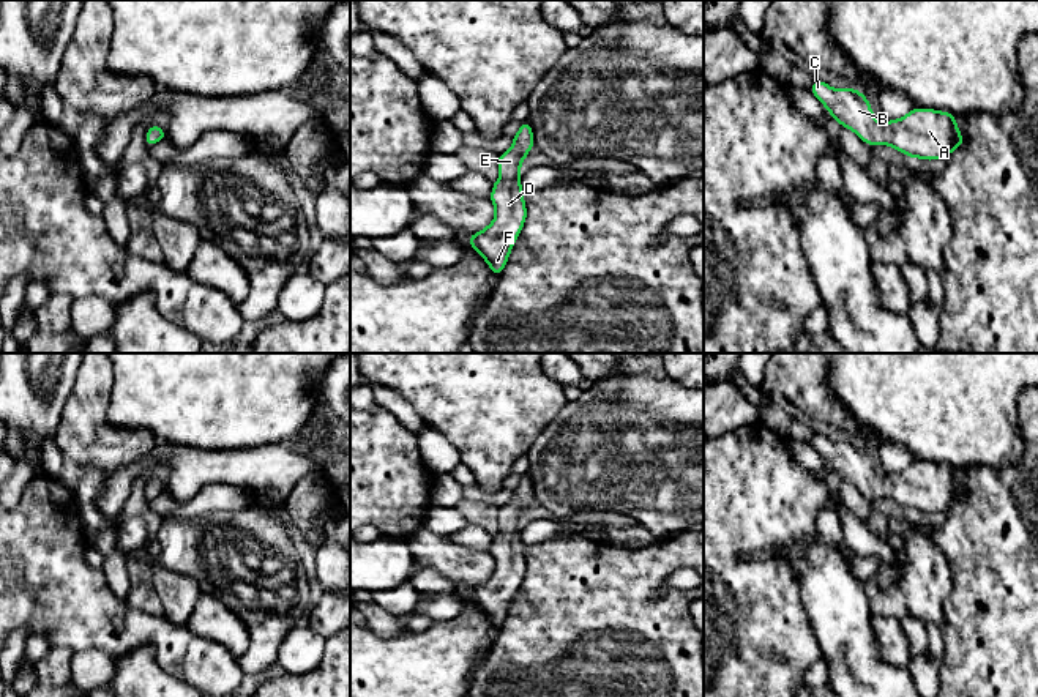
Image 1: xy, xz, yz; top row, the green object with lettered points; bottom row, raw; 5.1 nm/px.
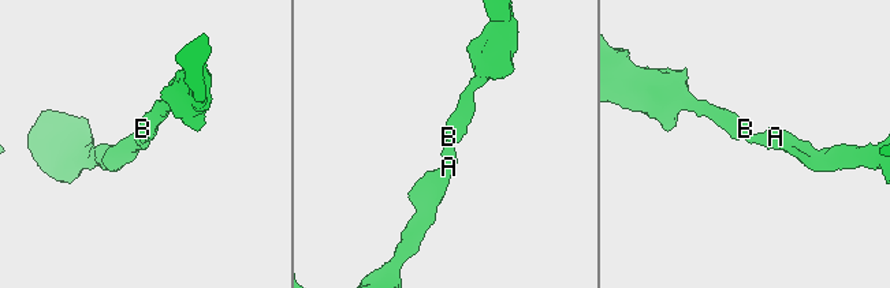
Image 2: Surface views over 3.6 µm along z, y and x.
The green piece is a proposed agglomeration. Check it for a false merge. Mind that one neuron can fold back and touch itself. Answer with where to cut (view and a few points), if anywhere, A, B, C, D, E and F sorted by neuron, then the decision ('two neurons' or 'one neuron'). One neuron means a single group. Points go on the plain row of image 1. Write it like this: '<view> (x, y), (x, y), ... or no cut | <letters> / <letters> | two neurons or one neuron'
no cut | A B C D E F | one neuron

